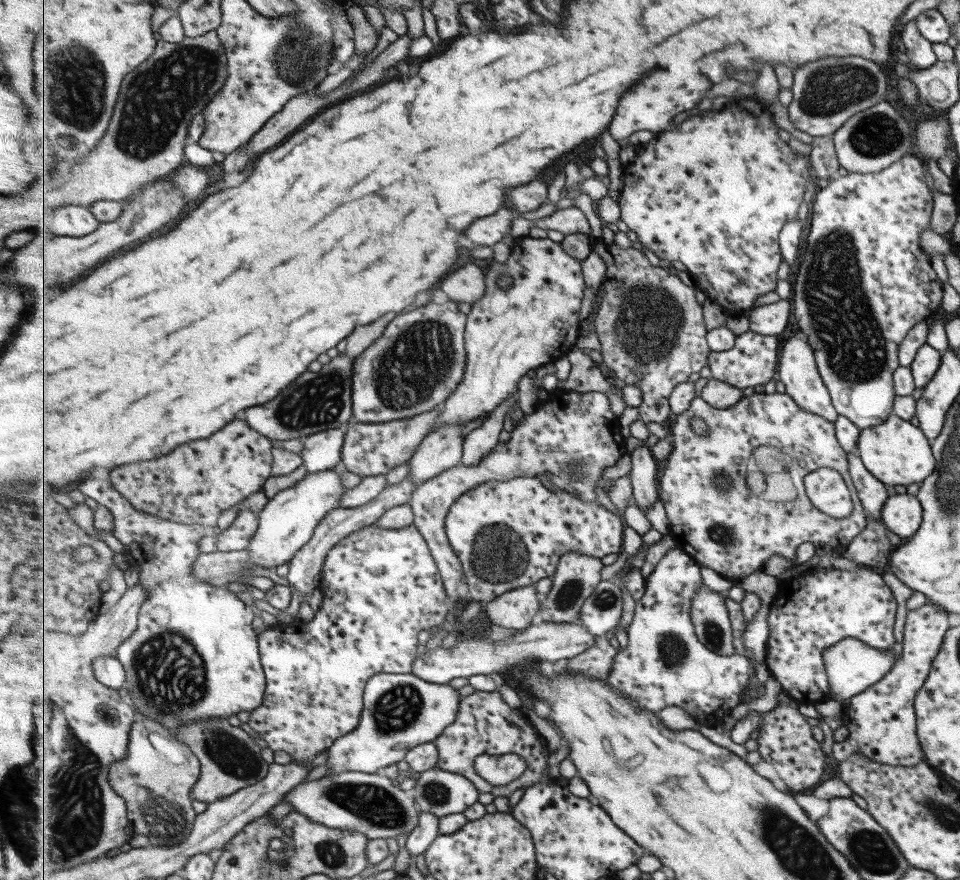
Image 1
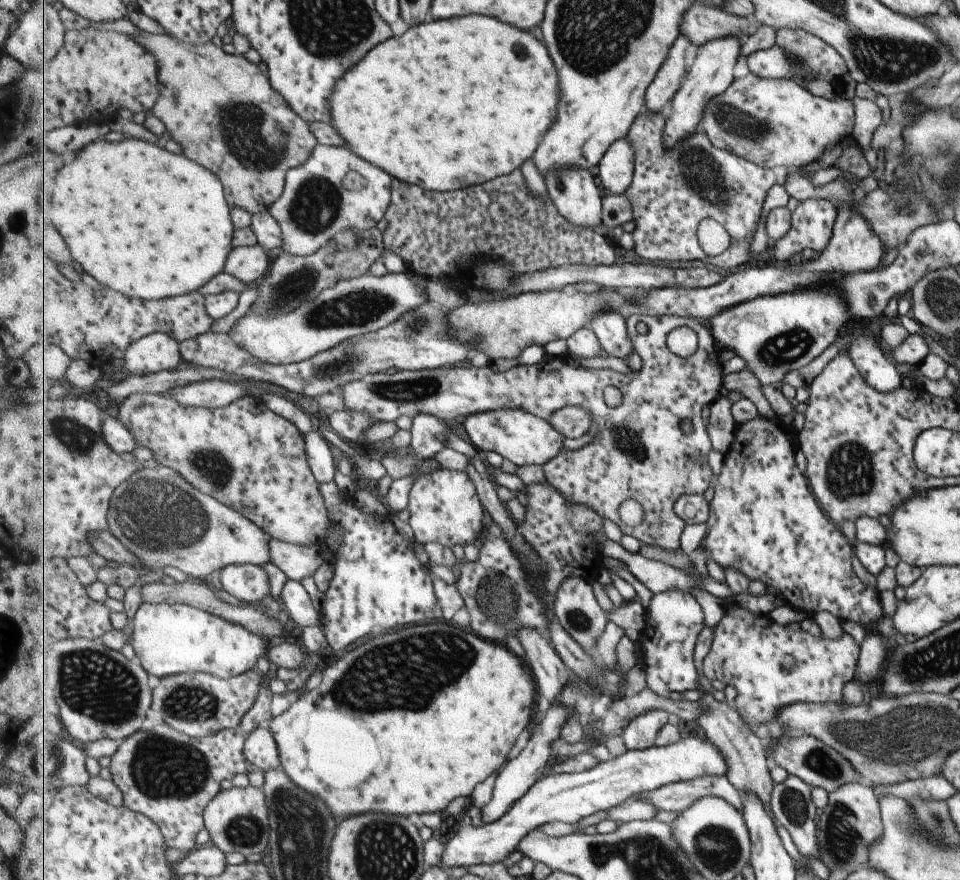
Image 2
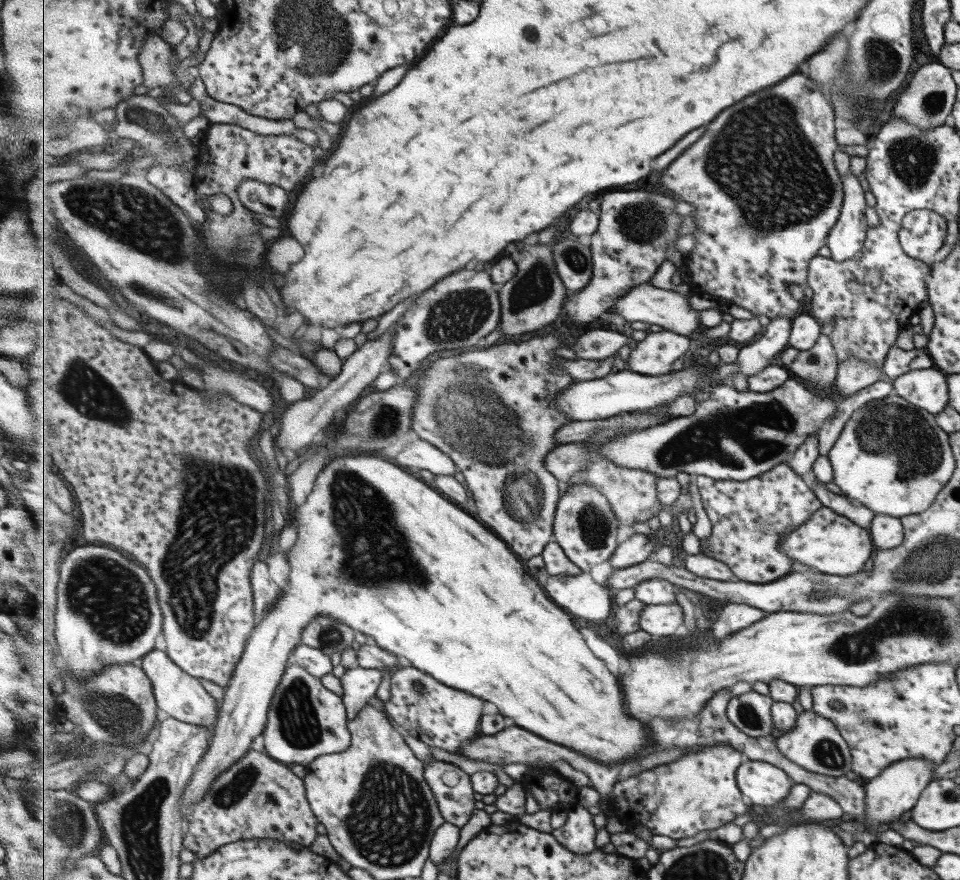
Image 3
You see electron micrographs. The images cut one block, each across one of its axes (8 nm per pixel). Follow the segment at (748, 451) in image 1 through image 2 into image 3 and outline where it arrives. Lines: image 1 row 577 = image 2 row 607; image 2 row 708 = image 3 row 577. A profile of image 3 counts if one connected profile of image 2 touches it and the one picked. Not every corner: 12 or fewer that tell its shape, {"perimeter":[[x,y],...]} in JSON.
{"perimeter":[[790,463],[696,475],[703,551],[737,579],[800,569],[781,549],[821,503]]}

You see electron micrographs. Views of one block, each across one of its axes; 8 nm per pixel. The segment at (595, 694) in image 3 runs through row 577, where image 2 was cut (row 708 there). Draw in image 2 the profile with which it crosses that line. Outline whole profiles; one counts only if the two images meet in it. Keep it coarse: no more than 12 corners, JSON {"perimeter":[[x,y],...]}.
{"perimeter":[[447,620],[370,638],[269,721],[333,816],[446,813],[535,678]]}

